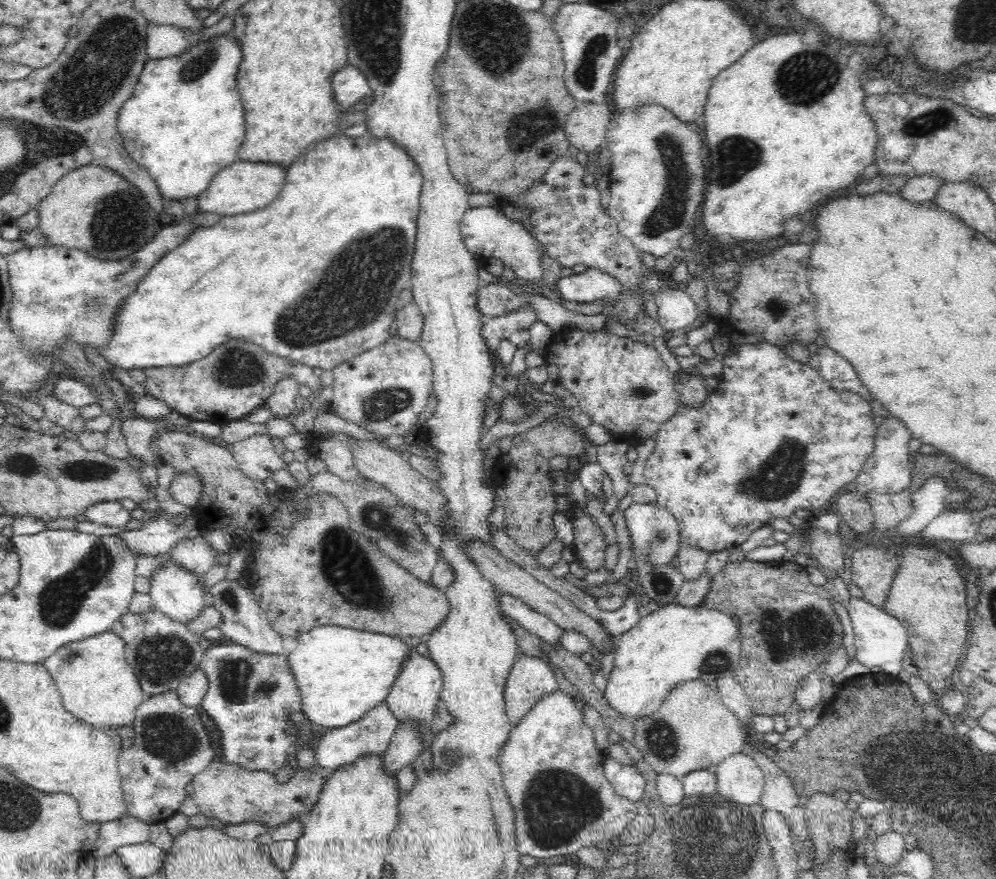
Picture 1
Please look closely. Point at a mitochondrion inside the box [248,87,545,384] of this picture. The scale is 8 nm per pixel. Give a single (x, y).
(350, 296)

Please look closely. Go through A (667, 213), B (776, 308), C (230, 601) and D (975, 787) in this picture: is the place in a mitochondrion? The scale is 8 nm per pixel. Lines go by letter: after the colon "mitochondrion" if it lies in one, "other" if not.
A: mitochondrion
B: mitochondrion
C: mitochondrion
D: mitochondrion

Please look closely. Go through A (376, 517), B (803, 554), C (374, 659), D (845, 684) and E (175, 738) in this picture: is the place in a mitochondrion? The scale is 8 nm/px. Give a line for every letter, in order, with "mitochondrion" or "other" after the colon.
A: mitochondrion
B: other
C: other
D: other
E: mitochondrion

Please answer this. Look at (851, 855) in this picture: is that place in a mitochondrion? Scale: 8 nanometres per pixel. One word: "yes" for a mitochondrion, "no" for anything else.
no

